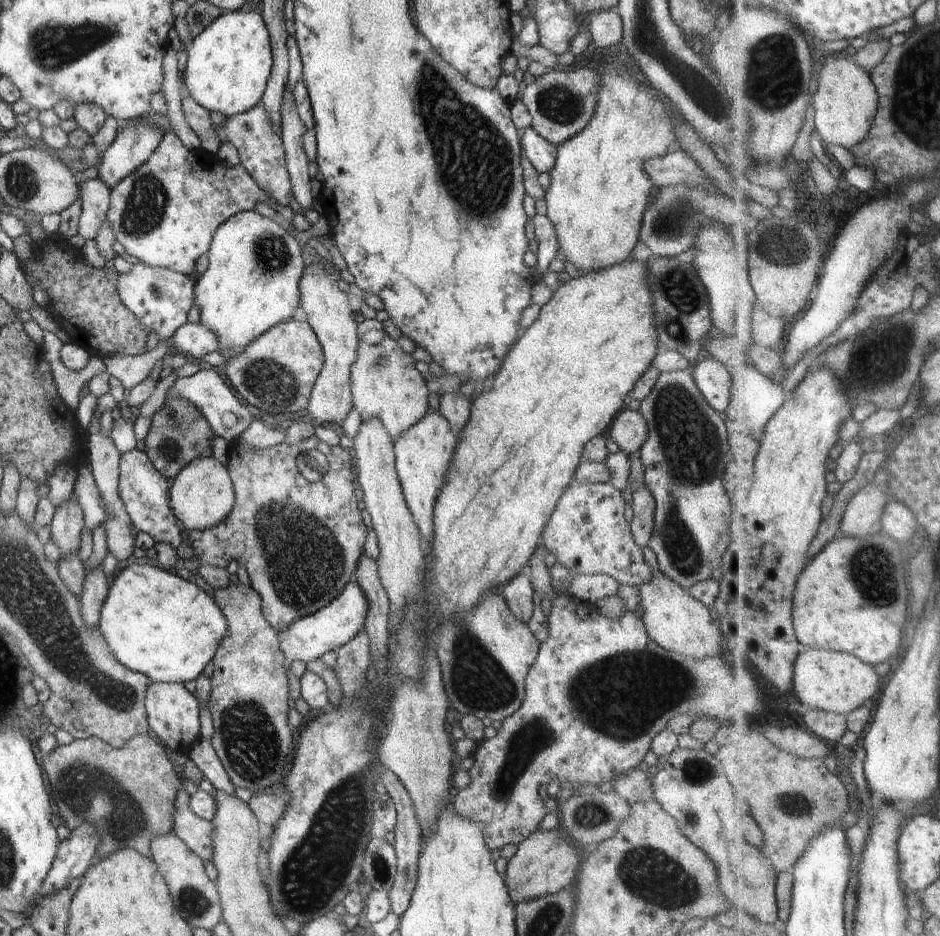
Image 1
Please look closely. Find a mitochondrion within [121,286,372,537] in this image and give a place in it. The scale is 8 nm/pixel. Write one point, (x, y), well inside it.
(268, 380)

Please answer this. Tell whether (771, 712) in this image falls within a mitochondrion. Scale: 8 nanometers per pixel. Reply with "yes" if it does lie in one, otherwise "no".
no

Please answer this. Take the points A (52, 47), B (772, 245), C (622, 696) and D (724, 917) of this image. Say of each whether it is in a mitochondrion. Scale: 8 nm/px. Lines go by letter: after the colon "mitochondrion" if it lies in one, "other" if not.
A: mitochondrion
B: mitochondrion
C: mitochondrion
D: other

